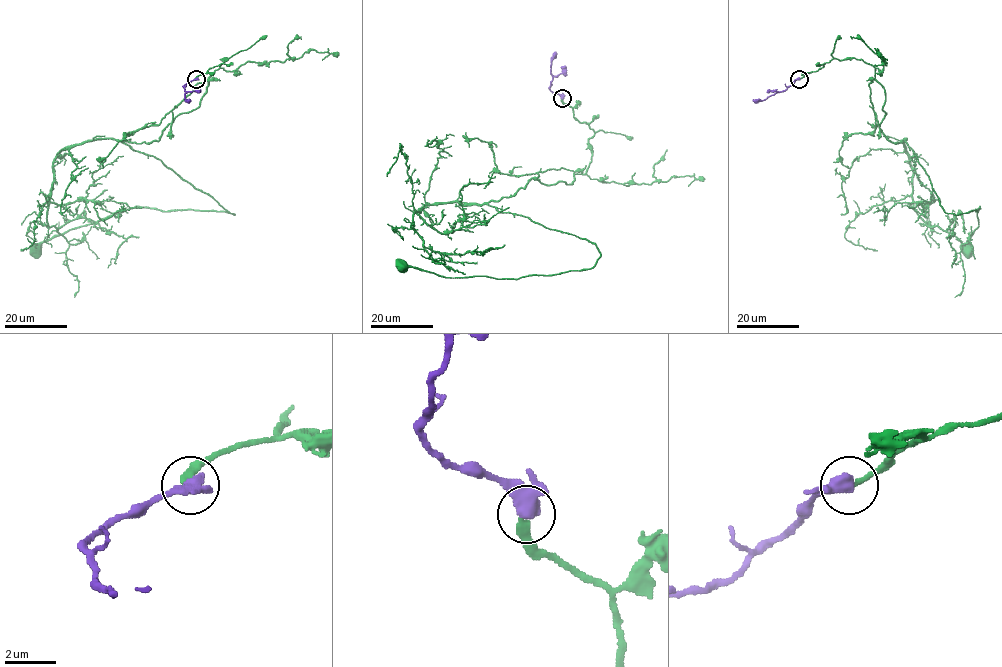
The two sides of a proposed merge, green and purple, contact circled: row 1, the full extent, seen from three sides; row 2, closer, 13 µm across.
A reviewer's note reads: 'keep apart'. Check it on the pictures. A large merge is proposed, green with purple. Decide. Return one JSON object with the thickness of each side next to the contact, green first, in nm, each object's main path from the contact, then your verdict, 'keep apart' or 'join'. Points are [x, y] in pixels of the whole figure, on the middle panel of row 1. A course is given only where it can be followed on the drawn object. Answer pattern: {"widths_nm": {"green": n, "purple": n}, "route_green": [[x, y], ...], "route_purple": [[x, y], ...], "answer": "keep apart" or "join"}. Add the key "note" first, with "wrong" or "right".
{"note": "wrong", "widths_nm": {"green": 240, "purple": 650}, "route_green": [[562, 99], [594, 132], [587, 171], [487, 204], [586, 238], [595, 265], [517, 279], [402, 265]], "route_purple": [[562, 98], [550, 89], [551, 57], [556, 52]], "answer": "join"}

